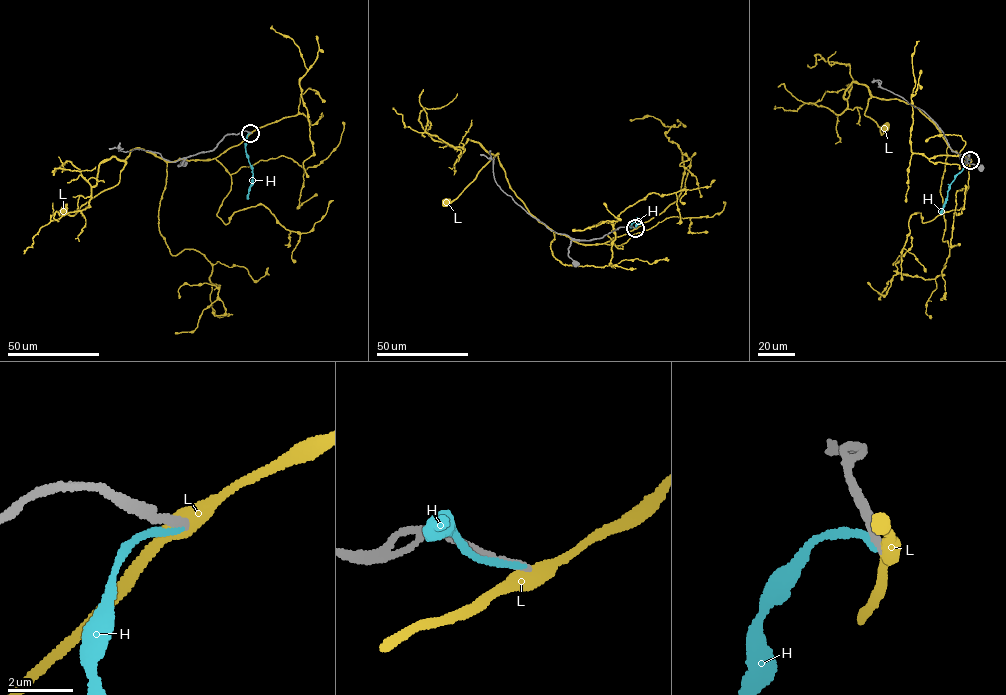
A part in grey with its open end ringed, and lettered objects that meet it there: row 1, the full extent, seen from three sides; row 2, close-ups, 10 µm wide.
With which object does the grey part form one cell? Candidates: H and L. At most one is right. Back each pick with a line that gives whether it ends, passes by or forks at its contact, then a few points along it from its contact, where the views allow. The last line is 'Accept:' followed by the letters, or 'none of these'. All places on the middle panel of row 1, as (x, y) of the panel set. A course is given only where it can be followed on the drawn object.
Accept: none of these

